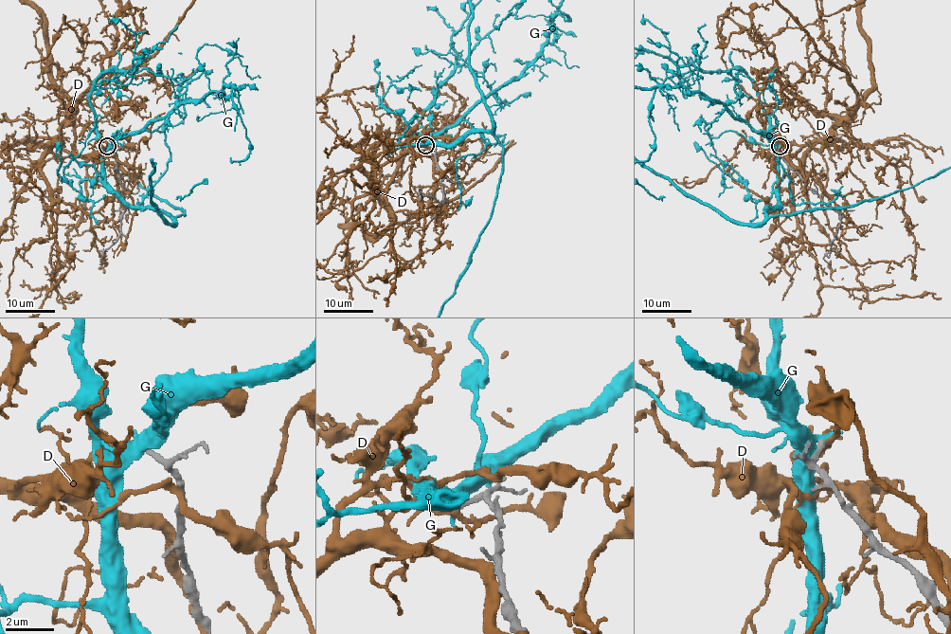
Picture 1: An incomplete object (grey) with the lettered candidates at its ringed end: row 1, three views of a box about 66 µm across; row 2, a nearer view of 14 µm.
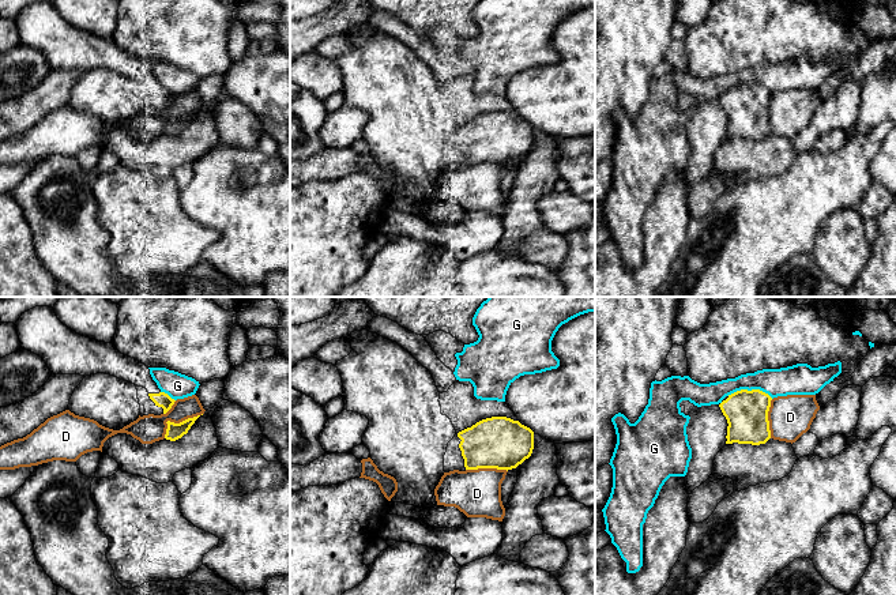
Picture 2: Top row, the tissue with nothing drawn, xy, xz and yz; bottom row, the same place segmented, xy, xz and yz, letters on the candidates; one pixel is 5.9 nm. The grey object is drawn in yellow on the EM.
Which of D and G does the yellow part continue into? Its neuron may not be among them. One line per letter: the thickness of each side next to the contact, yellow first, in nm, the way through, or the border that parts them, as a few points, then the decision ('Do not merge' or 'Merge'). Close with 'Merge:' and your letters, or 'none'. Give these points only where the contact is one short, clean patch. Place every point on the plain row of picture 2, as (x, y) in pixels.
D: Thickness 100 nm (yellow) against 170 nm. Do not merge
G: Thickness 260 nm (yellow) against 180 nm. Boundary: yz (727, 90), (741, 85), (761, 85), (772, 93). Do not merge
Merge: none

